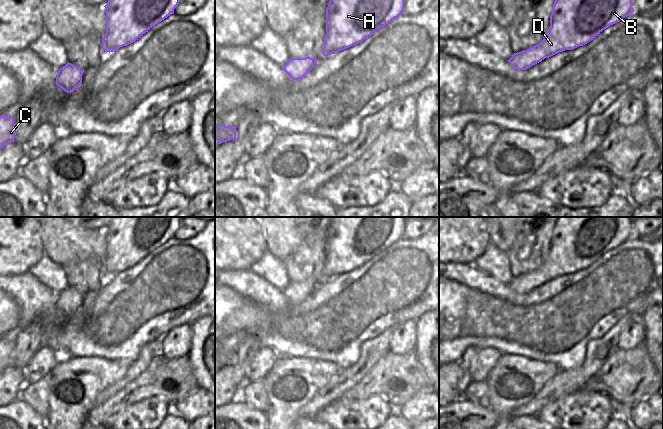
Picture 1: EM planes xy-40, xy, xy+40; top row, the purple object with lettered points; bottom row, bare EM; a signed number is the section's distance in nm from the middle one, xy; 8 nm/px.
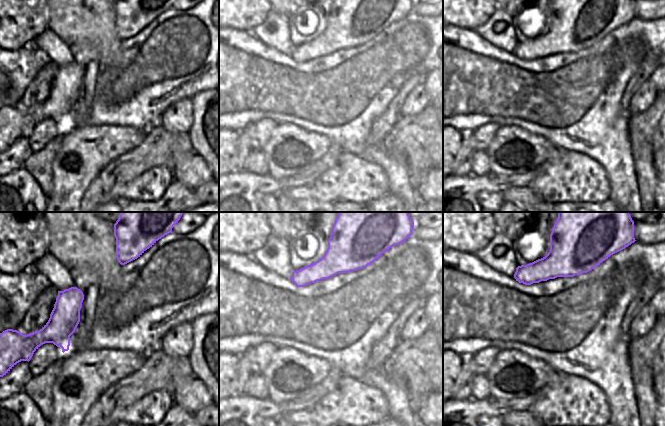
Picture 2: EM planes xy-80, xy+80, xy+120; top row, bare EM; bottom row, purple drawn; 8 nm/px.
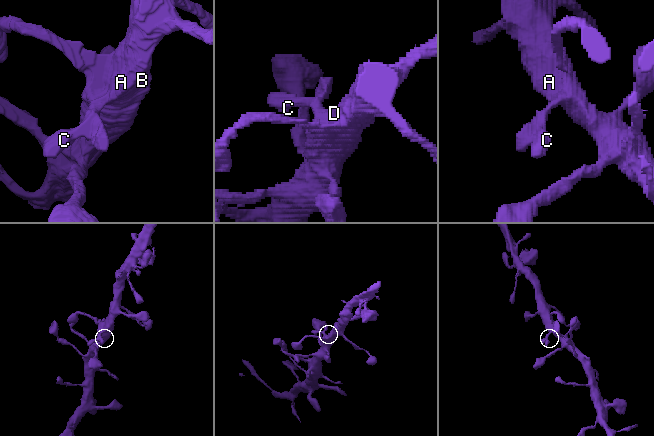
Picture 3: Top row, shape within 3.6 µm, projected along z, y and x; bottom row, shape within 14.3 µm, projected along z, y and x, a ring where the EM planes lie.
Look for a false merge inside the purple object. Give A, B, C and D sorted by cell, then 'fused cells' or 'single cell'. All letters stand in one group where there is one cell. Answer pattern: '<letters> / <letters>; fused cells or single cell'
A B C D; single cell

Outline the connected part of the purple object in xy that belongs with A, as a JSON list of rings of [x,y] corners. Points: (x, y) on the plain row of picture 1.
[[[332,217],[326,233],[324,280],[359,268],[404,235],[405,217]]]

